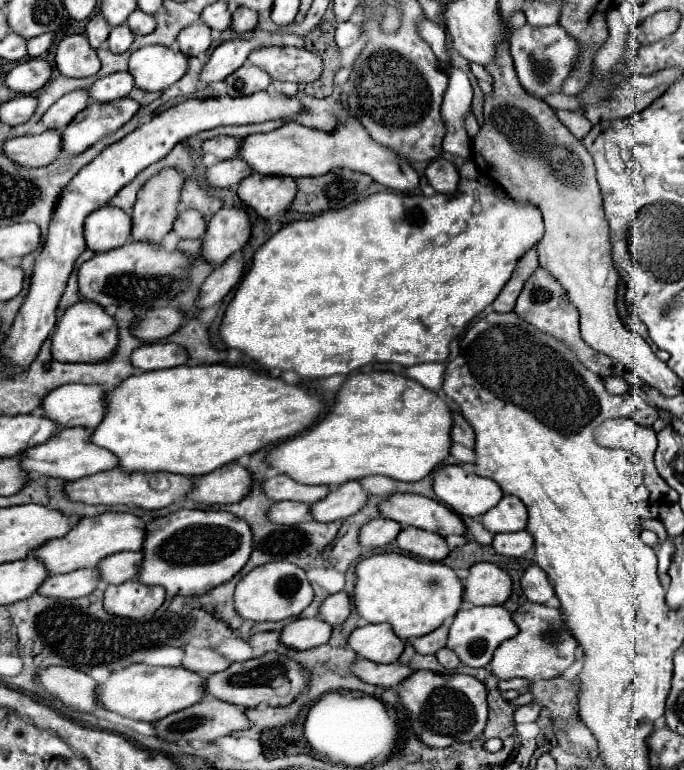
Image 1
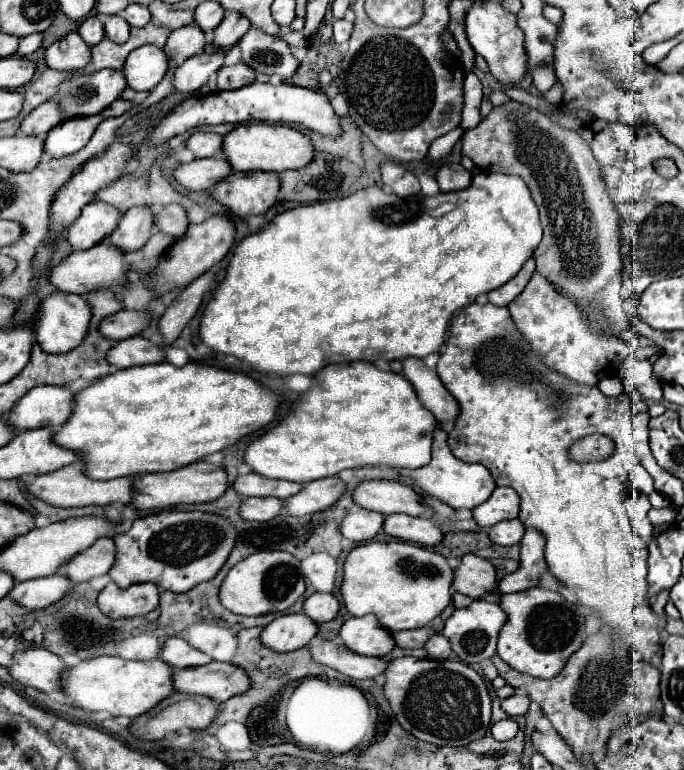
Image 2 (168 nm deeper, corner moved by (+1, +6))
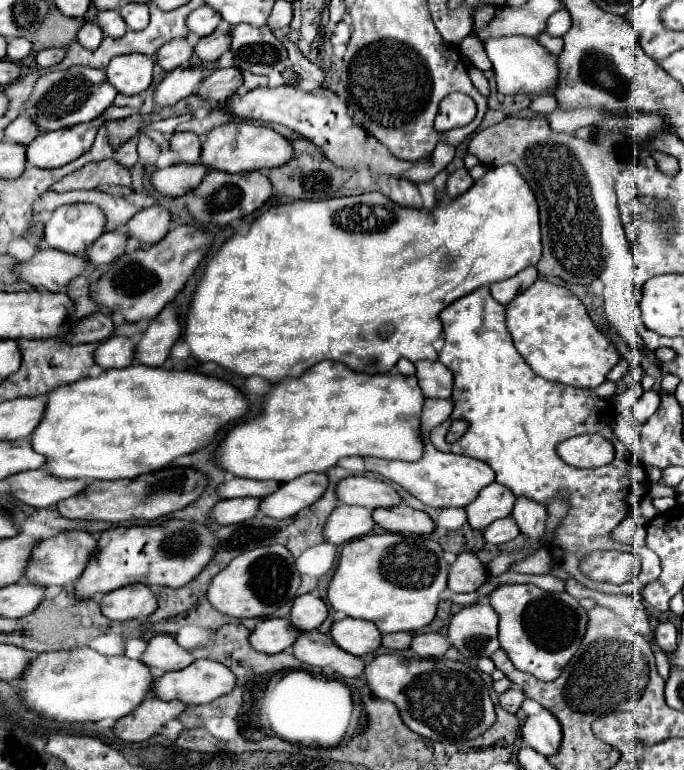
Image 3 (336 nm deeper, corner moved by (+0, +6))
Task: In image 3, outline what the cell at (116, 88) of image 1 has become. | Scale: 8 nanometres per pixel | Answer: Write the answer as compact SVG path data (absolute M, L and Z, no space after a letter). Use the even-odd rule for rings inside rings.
M72 66L68 70L54 70L40 76L24 104L24 114L32 118L40 132L52 132L98 118L108 106L112 106L114 98L116 90L106 82L106 74L102 70Z

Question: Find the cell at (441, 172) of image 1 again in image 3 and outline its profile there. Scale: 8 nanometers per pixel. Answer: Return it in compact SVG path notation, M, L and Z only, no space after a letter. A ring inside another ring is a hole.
M460 168L460 170L456 170L456 172L450 174L450 178L446 182L446 194L450 198L456 198L456 196L464 194L472 184L474 184L474 180L470 178L468 170L466 168Z

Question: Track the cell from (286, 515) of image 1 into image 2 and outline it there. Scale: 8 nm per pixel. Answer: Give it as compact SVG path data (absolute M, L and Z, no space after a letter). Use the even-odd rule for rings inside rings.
M245 498L241 506L241 516L255 522L267 522L281 514L285 502L279 498Z

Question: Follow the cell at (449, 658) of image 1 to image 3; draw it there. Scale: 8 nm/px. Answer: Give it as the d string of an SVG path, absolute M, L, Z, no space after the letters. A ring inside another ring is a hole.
M416 634L412 638L410 648L420 658L440 658L440 656L446 654L450 644L448 644L448 640L442 634Z

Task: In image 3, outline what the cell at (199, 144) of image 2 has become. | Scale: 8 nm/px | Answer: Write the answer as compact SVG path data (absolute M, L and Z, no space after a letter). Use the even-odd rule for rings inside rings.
M174 132L170 138L170 148L178 154L180 162L194 164L200 160L202 140L192 132Z

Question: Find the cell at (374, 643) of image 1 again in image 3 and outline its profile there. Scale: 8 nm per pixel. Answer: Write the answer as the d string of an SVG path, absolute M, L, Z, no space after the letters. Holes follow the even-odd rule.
M344 618L330 626L330 636L348 654L362 656L370 654L380 646L382 634L376 630L376 626L368 620L356 620L356 618Z

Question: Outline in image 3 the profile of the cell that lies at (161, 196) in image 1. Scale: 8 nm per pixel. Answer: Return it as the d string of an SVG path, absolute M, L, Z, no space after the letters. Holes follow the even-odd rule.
M120 230L104 232L94 244L88 246L88 250L84 252L84 258L86 258L88 264L92 264L92 266L110 264L110 262L114 262L120 254L124 254L126 244L128 244L128 238L124 238L124 232L120 232Z

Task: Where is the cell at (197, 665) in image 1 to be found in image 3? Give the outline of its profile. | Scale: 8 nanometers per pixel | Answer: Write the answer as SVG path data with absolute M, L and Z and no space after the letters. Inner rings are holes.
M156 634L148 640L148 646L140 658L146 666L160 672L180 670L194 662L192 654L176 644L176 640L168 634Z

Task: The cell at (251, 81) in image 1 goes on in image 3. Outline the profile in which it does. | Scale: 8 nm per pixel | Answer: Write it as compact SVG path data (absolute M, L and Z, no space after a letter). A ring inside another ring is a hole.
M238 68L214 70L208 78L202 80L198 96L208 102L226 102L242 86L242 72Z

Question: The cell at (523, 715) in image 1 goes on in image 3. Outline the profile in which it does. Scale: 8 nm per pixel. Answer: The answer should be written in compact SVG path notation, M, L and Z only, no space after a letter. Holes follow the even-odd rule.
M510 688L510 690L506 690L506 692L502 692L500 694L500 706L506 710L506 712L518 712L518 708L520 708L520 704L524 702L524 692L520 690L520 688Z

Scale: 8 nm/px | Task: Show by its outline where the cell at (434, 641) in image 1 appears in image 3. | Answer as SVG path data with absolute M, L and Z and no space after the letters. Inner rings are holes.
M396 632L396 634L384 634L382 636L382 646L390 650L406 650L410 648L412 634L410 632Z

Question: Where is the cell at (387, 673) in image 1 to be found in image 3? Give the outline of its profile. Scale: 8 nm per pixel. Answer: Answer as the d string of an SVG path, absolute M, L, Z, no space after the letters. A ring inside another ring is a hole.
M318 630L302 632L292 646L292 654L304 664L330 668L344 678L358 678L366 666L362 658L340 650L338 646L334 646L328 634L322 634Z

